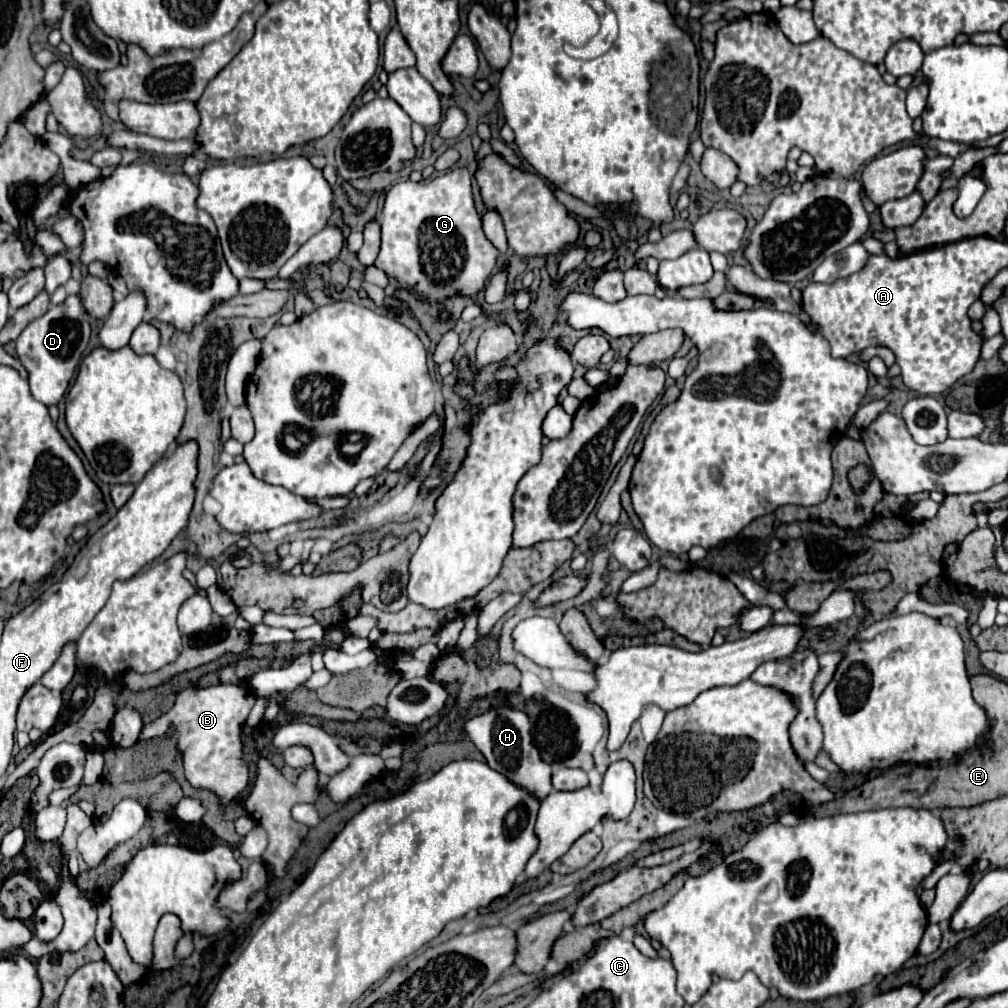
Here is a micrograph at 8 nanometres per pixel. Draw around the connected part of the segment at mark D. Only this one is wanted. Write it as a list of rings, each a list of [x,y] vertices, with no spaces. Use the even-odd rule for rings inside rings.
[[[79,295],[67,297],[63,305],[51,307],[43,317],[31,321],[15,341],[17,359],[27,369],[31,395],[47,405],[55,405],[67,391],[69,381],[83,359],[89,343],[89,319]]]

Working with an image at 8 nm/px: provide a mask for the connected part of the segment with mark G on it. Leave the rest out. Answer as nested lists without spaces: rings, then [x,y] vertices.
[[[451,169],[441,177],[419,183],[403,181],[387,191],[381,211],[381,253],[375,259],[375,265],[427,301],[443,301],[457,293],[473,295],[483,291],[485,281],[495,271],[497,255],[499,251],[485,237],[481,217],[473,205],[471,175],[467,169]]]

